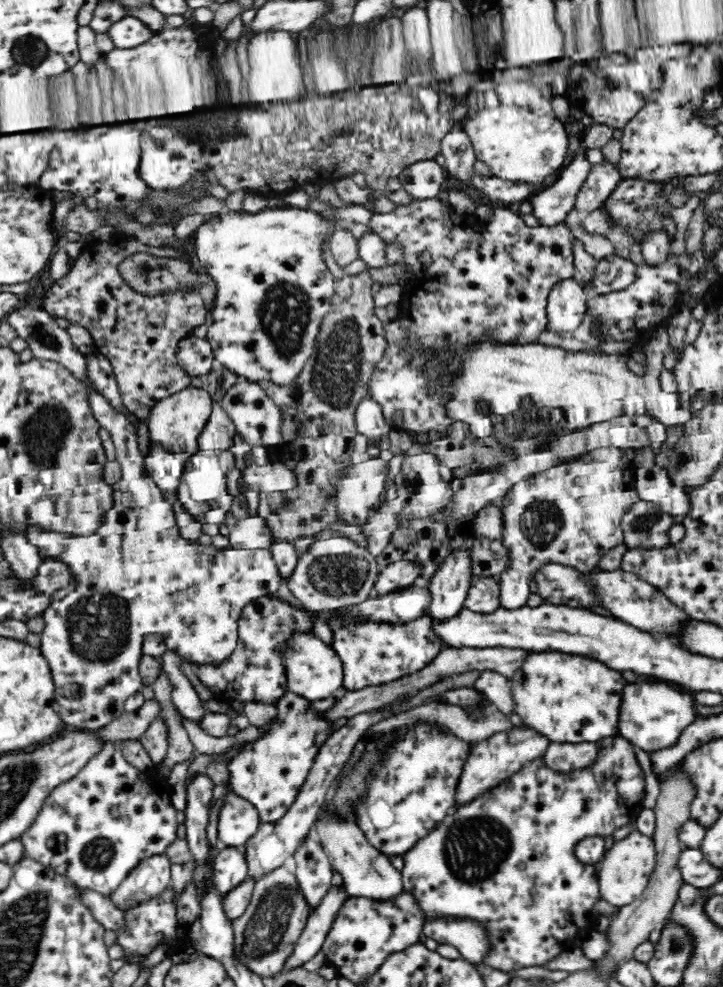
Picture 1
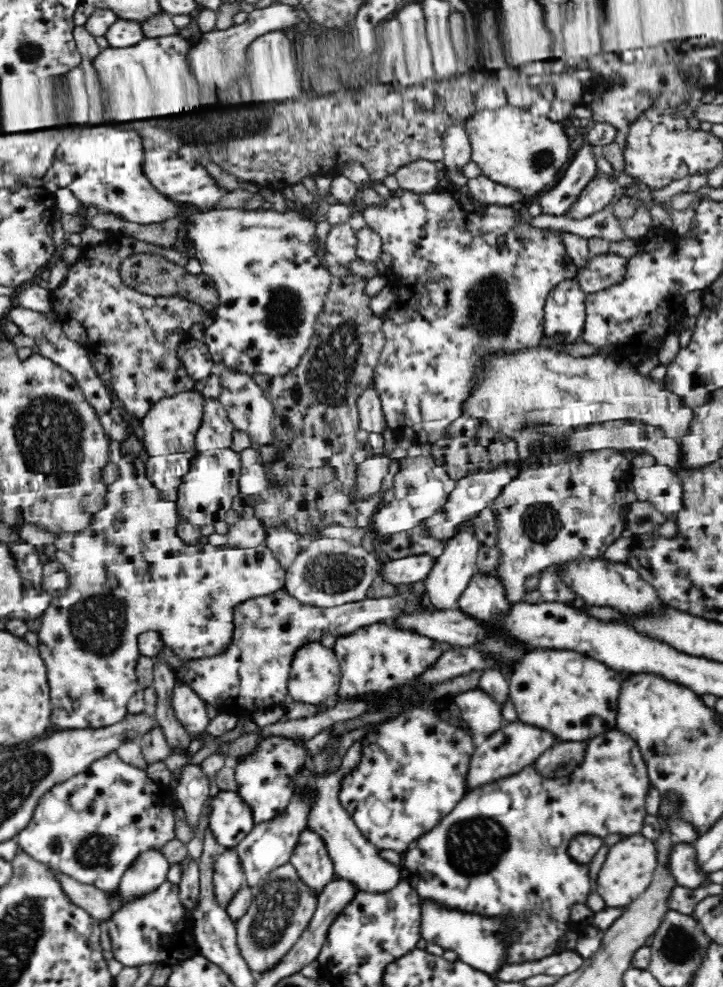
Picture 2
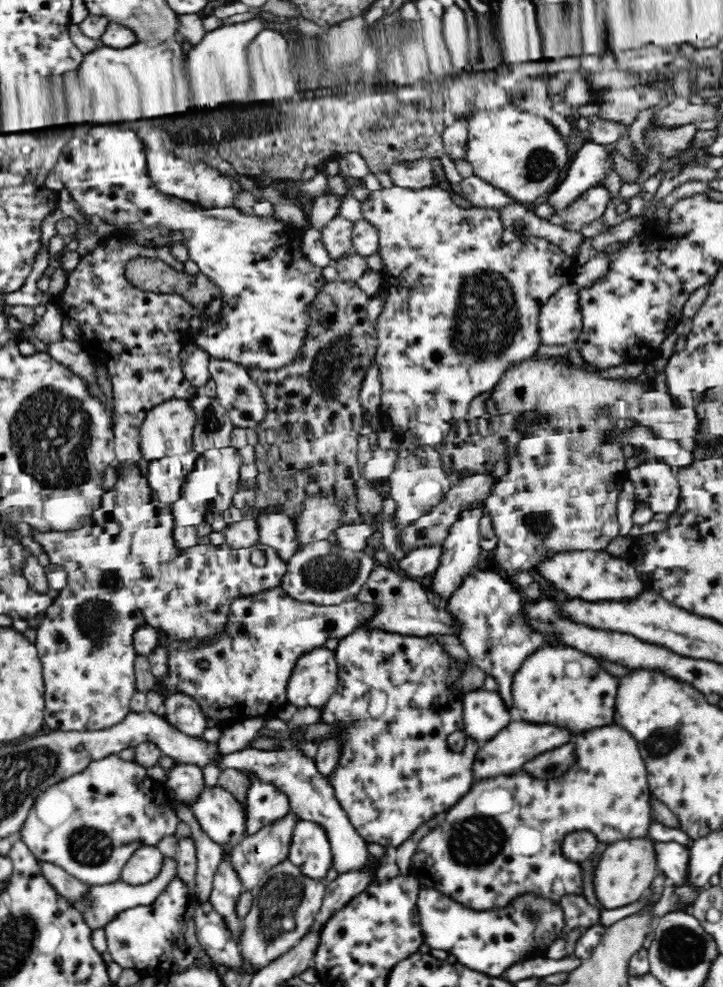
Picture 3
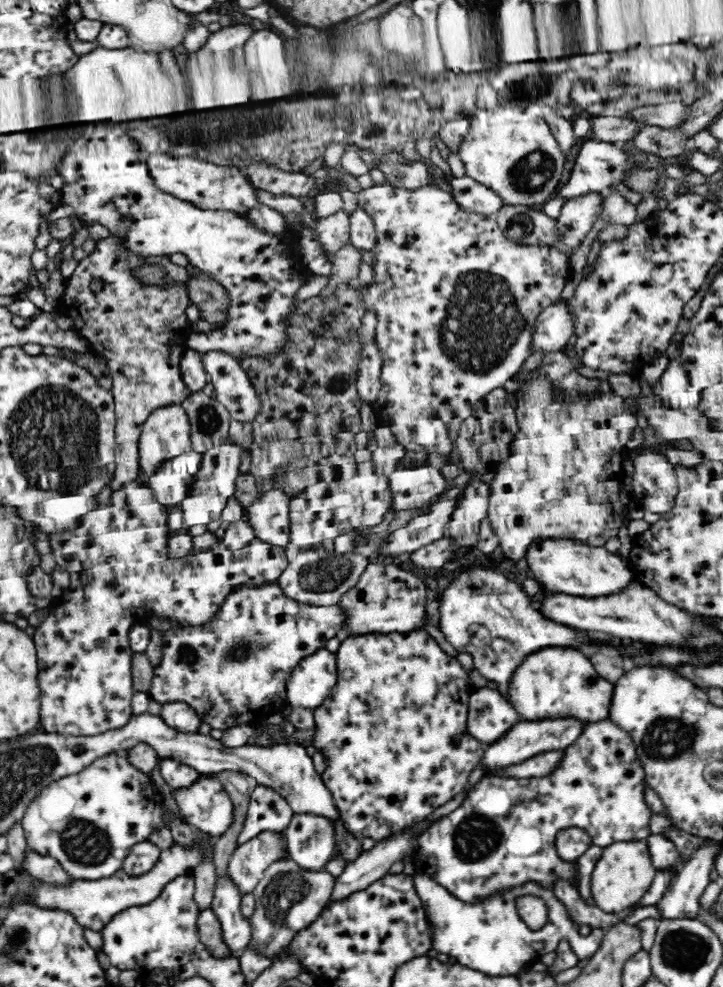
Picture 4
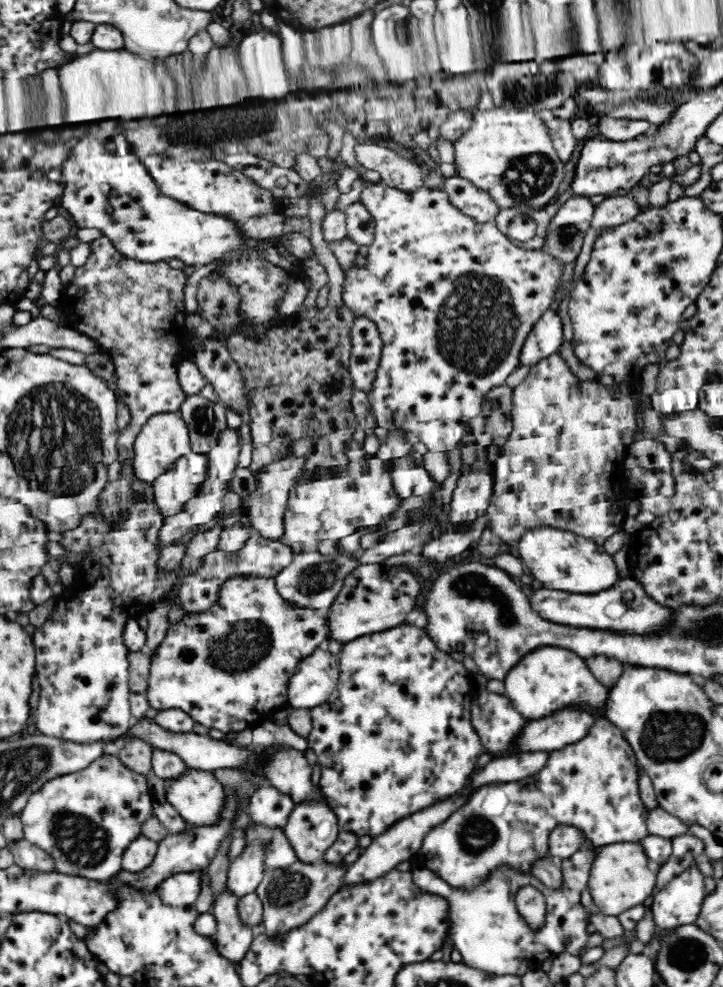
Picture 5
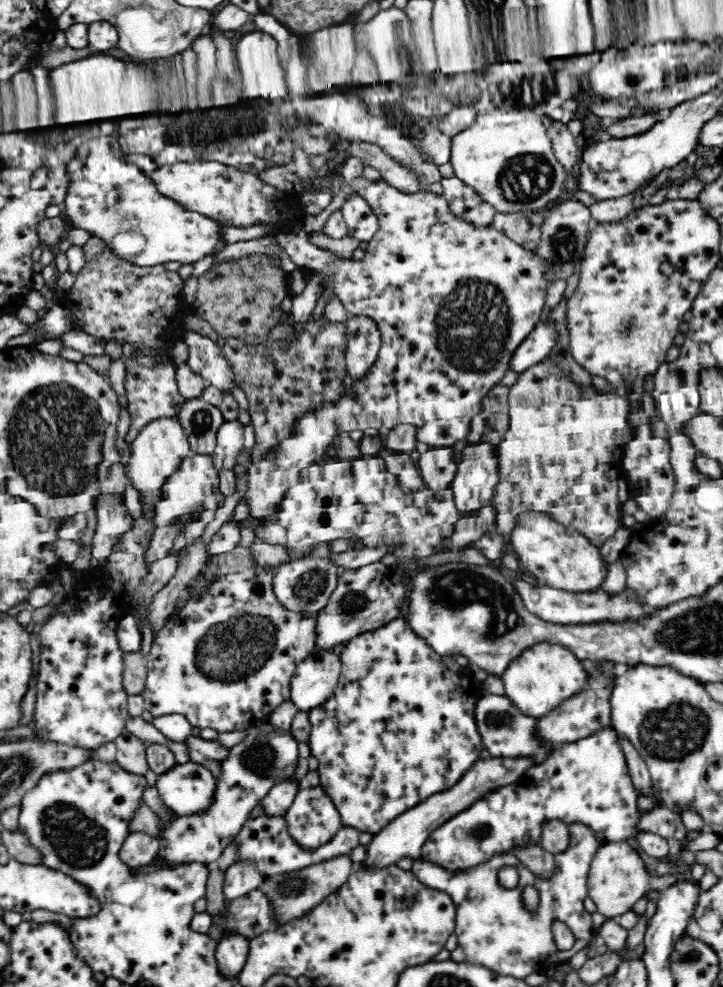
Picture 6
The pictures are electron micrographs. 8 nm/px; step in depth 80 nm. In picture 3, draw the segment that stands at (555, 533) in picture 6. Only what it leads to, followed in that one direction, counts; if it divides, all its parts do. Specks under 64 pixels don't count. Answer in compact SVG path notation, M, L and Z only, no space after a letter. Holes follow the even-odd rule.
M561 551L540 562L535 567L543 582L568 598L585 601L633 601L641 593L647 592L646 584L640 581L638 572L626 558L617 558L602 551Z

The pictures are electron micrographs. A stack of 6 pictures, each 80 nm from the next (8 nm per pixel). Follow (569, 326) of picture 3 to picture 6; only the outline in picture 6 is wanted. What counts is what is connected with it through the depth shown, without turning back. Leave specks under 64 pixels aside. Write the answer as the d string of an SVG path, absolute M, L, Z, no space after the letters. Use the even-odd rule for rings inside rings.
M538 323L522 341L508 362L508 370L520 374L533 364L545 361L556 340L556 331L548 323Z

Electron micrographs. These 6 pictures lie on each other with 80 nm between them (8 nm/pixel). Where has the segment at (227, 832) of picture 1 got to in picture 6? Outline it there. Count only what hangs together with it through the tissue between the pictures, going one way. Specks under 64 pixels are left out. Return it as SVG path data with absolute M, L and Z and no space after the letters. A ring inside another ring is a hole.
M176 762L170 770L158 774L154 786L162 802L181 817L198 814L210 806L216 779L204 764Z

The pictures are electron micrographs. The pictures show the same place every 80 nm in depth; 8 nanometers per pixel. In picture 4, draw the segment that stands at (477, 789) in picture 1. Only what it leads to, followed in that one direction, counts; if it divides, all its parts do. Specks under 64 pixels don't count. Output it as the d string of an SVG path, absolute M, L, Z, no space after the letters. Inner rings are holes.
M573 717L548 718L540 721L522 720L512 726L502 738L486 746L481 752L481 761L486 766L487 773L487 770L506 769L511 765L518 765L519 762L527 761L536 754L563 751L576 742L584 728L584 722Z

